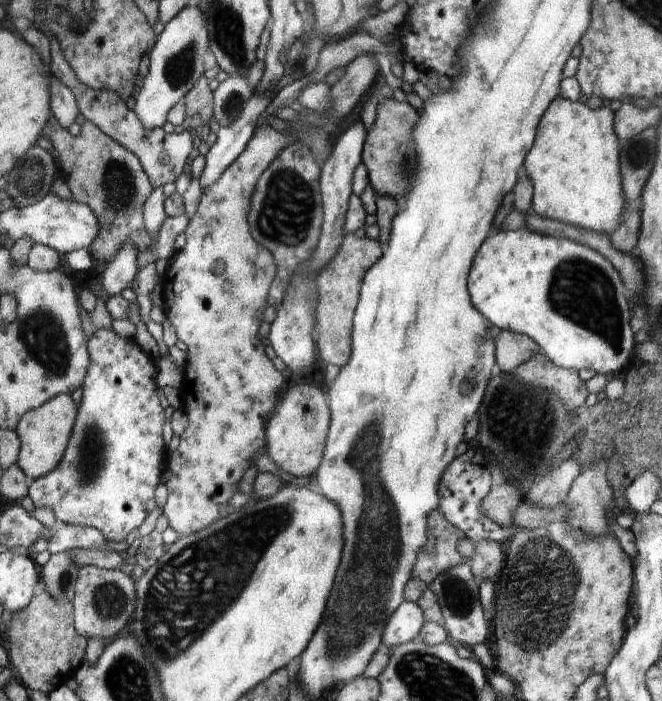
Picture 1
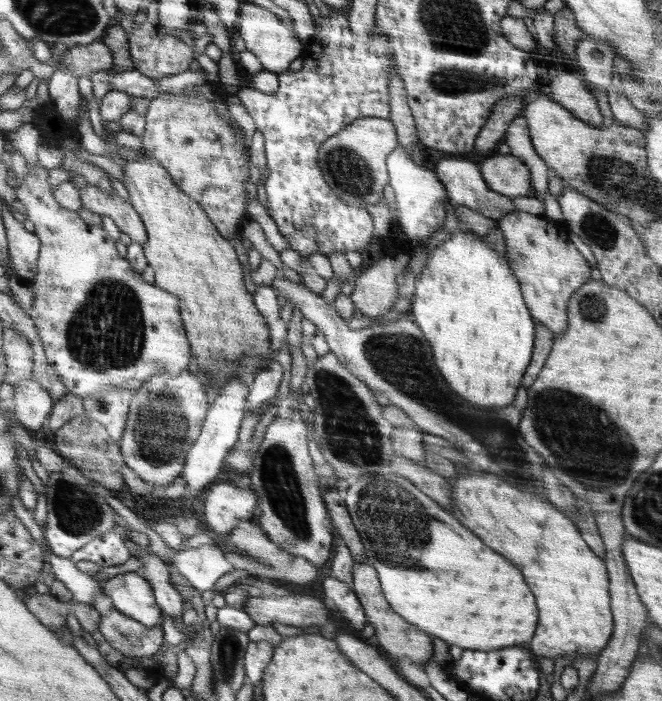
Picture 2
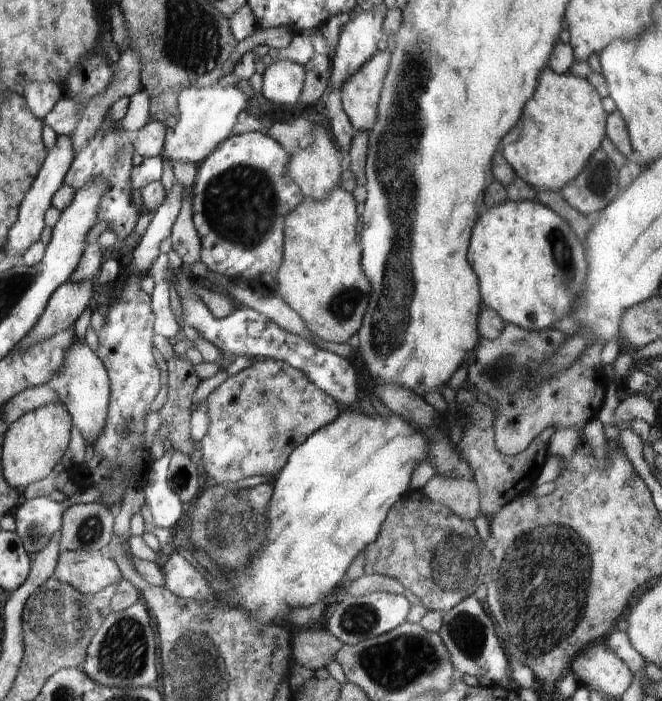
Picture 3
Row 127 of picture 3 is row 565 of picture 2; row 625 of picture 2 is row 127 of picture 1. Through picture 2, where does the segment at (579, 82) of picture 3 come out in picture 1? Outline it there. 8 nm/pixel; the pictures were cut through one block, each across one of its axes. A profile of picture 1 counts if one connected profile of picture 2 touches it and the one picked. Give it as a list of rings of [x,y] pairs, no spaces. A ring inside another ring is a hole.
[[[562,95],[554,98],[554,102],[548,106],[540,120],[536,142],[524,162],[528,178],[534,184],[532,212],[609,237],[618,230],[626,198],[620,184],[620,148],[613,126],[613,113],[610,108],[590,109],[586,103],[571,101]]]

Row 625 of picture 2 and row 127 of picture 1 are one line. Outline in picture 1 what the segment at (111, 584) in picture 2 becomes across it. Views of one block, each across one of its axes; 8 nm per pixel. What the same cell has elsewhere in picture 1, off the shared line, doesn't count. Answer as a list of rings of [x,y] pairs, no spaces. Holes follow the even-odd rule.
[[[186,6],[165,24],[148,54],[148,74],[130,102],[146,130],[160,128],[167,122],[170,109],[181,102],[204,74],[203,56],[209,50],[206,16],[202,14],[202,6]]]

